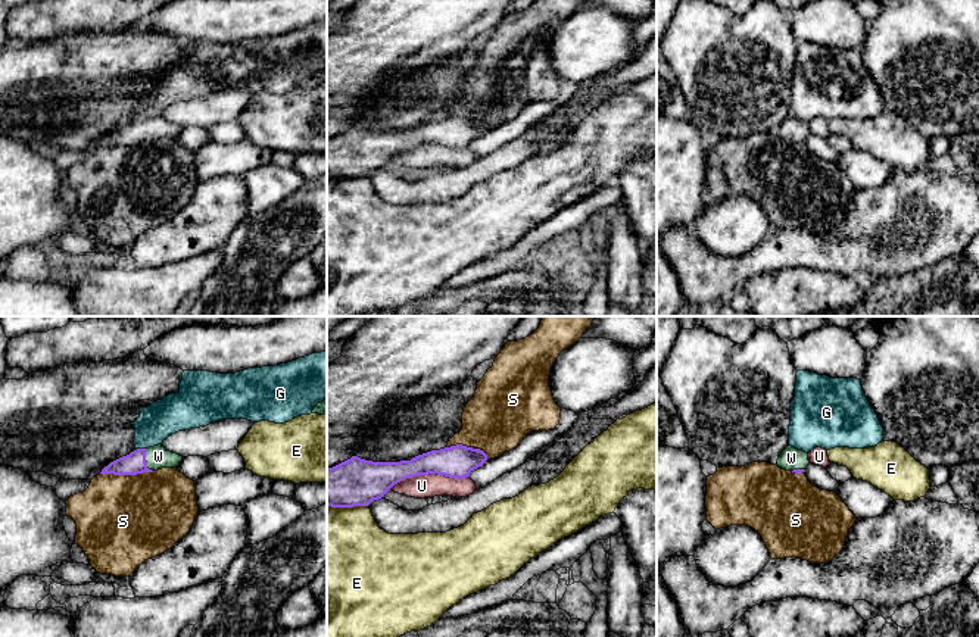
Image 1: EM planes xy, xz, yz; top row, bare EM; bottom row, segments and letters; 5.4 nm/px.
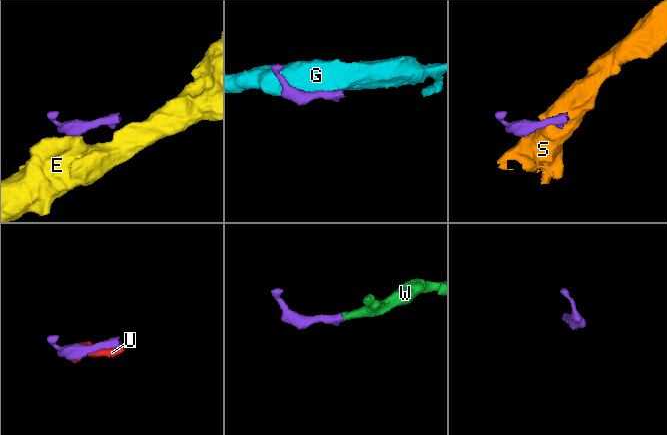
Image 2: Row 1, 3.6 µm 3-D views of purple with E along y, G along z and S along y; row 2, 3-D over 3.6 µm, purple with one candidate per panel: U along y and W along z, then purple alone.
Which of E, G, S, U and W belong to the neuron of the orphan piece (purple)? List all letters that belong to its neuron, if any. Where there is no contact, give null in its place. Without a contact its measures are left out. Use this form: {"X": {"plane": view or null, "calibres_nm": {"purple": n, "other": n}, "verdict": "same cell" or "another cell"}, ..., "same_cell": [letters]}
{"E": {"plane": "xz", "calibres_nm": {"purple": 260, "other": 480}, "verdict": "another cell"}, "G": {"plane": "xy", "calibres_nm": {"purple": 120, "other": 200}, "verdict": "another cell"}, "S": {"plane": "xy", "calibres_nm": {"purple": 120, "other": 500}, "verdict": "another cell"}, "U": {"plane": "xz", "calibres_nm": {"purple": 180, "other": 130}, "verdict": "another cell"}, "W": {"plane": "xy", "calibres_nm": {"purple": 120, "other": 120}, "verdict": "same cell"}, "same_cell": ["W"]}

